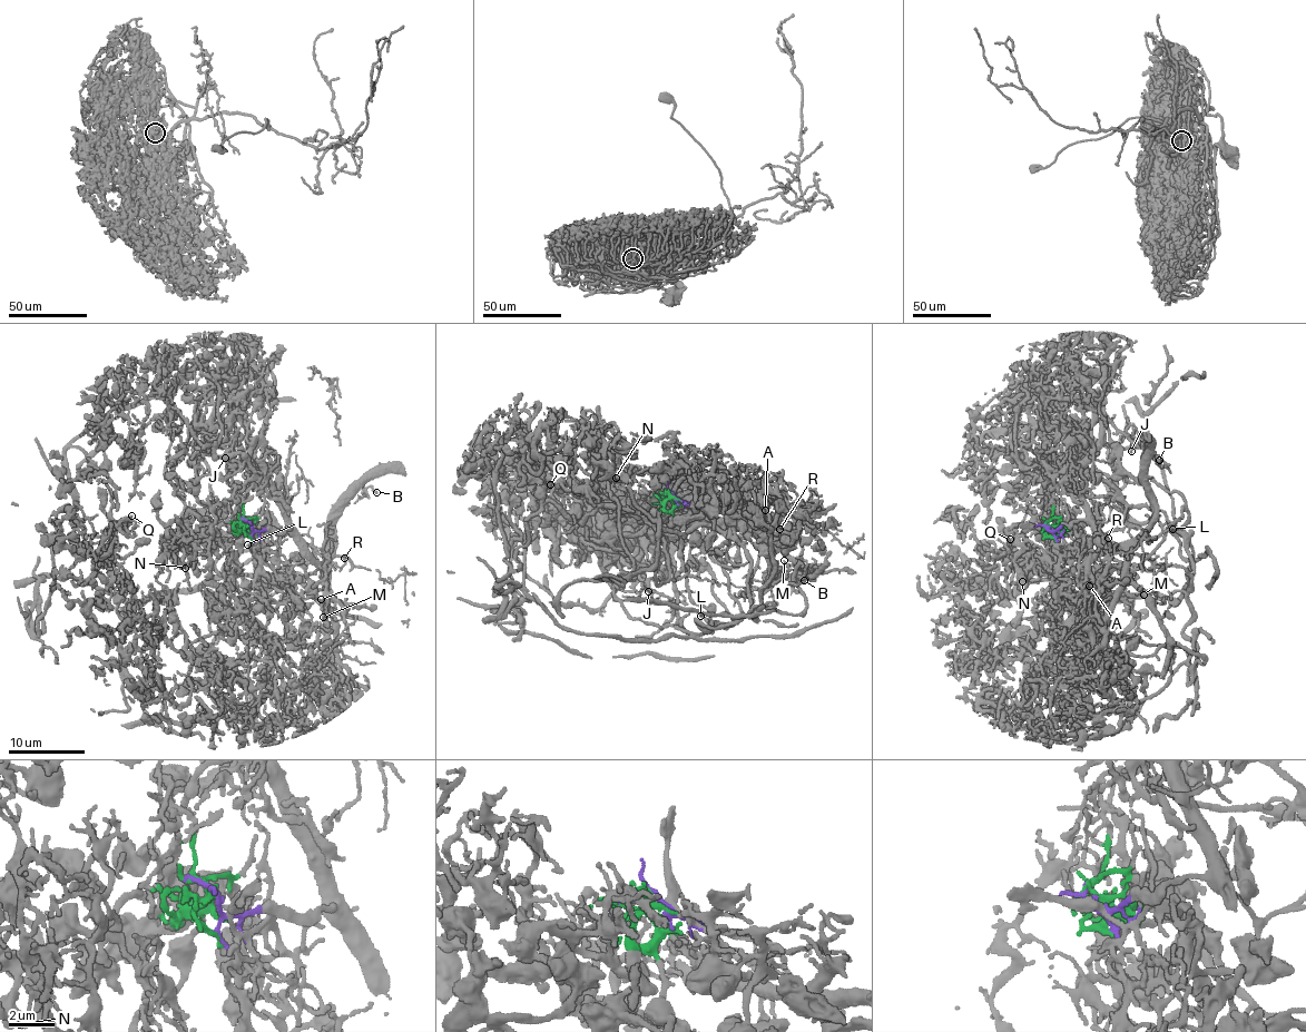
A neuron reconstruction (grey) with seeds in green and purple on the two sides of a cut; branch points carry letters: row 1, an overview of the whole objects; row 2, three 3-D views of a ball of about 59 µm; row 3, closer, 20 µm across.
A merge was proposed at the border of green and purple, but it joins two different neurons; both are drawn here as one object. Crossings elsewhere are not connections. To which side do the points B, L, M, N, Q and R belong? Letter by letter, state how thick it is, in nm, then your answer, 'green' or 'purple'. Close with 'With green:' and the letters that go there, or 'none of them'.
B: calibre 150 nm; purple
L: calibre 200 nm; green
M: calibre 120 nm; purple
N: calibre 130 nm; green
Q: calibre 200 nm; green
R: calibre 120 nm; purple
With green: L, N, Q

